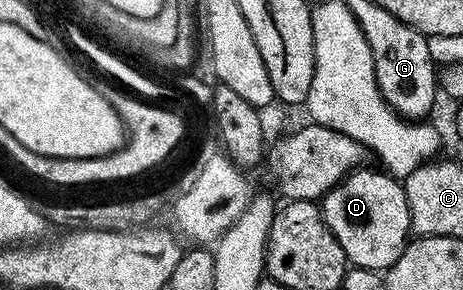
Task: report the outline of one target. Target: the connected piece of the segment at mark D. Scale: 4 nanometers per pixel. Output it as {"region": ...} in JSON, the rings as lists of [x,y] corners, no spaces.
{"region":[[[359,167],[342,178],[341,183],[333,185],[326,192],[325,197],[321,198],[320,208],[322,218],[328,223],[332,235],[336,235],[340,247],[344,247],[344,255],[351,266],[389,271],[396,263],[396,259],[400,259],[400,255],[405,251],[412,237],[406,186],[399,178],[391,177],[381,168],[378,168],[379,170],[370,168]]]}

